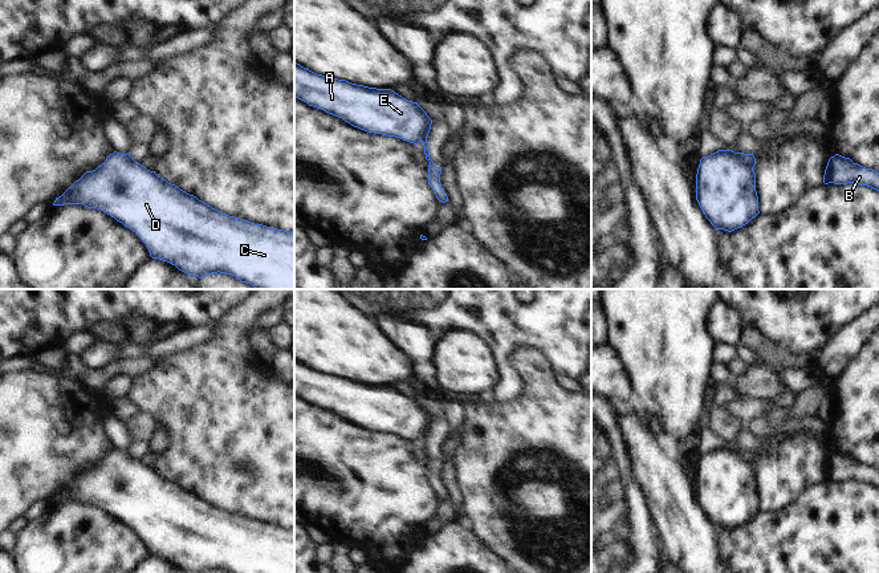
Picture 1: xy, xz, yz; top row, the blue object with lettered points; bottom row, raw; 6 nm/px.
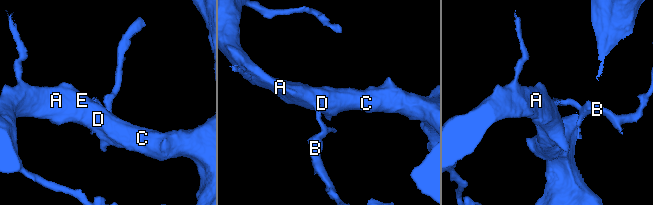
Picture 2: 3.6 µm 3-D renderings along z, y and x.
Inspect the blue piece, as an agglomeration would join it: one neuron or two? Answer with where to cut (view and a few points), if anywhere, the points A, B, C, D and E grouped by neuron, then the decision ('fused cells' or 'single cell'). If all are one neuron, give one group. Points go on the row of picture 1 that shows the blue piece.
yz (739, 153), (752, 170) | A C D E / B | fused cells

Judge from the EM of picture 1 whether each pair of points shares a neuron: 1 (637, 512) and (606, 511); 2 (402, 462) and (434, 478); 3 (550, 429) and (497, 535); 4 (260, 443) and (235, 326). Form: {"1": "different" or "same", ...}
{"1": "same", "2": "different", "3": "same", "4": "same"}

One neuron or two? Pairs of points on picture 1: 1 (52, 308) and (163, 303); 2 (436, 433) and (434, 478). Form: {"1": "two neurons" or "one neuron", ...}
{"1": "one neuron", "2": "one neuron"}

